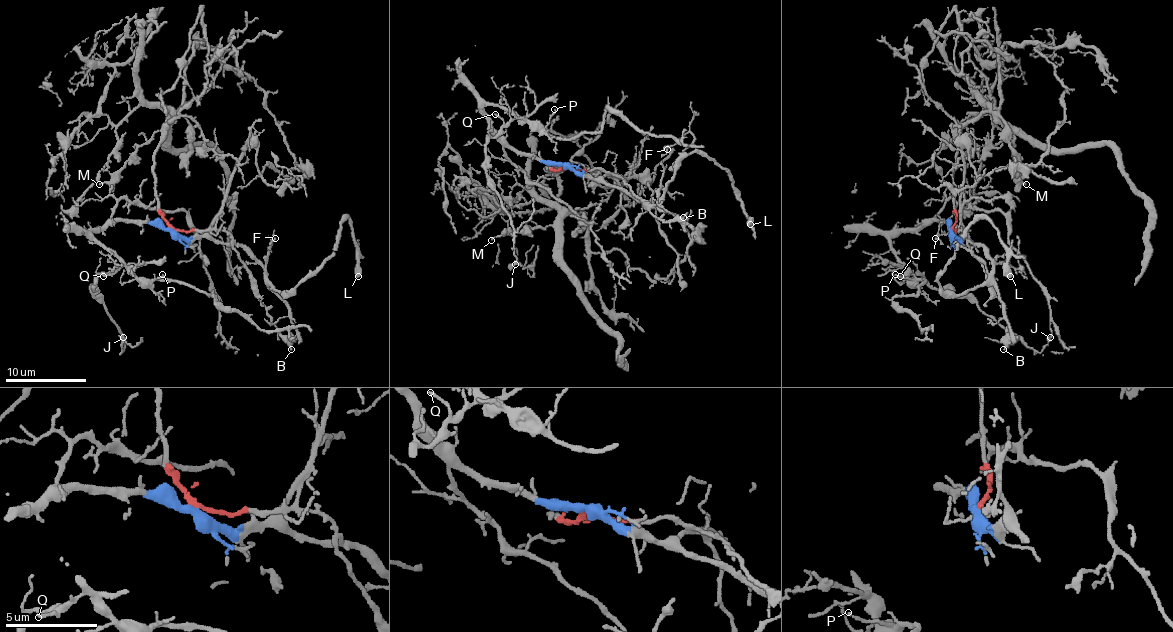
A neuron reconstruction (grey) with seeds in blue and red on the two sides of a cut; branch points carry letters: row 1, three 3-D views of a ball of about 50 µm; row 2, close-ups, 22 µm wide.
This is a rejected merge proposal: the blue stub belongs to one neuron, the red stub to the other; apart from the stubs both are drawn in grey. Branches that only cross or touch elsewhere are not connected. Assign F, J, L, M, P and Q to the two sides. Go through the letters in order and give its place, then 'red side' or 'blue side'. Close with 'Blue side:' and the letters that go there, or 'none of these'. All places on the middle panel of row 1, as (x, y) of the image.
F: at (667, 149); blue side
J: at (515, 264); blue side
L: at (750, 224); blue side
M: at (491, 240); red side
P: at (554, 109); blue side
Q: at (495, 114); blue side
Blue side: F, J, L, P, Q

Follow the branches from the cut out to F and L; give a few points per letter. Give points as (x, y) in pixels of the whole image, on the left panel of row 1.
F: (171, 230), (187, 238), (211, 236), (219, 242), (239, 244), (264, 270), (270, 244), (276, 238)
L: (171, 230), (187, 238), (233, 242), (286, 294), (334, 250), (346, 218), (358, 276)

